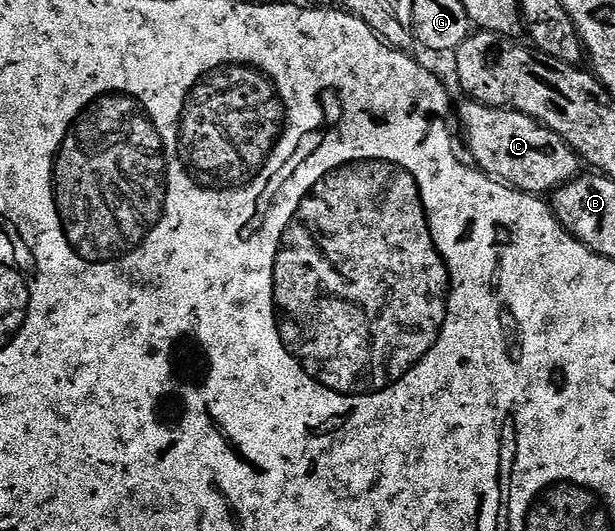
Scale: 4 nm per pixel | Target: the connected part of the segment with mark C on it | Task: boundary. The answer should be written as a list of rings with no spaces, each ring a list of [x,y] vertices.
[[[465,102],[461,108],[461,124],[465,127],[465,140],[476,165],[518,191],[543,196],[561,188],[580,173],[581,158],[572,145],[558,132],[522,112]]]

